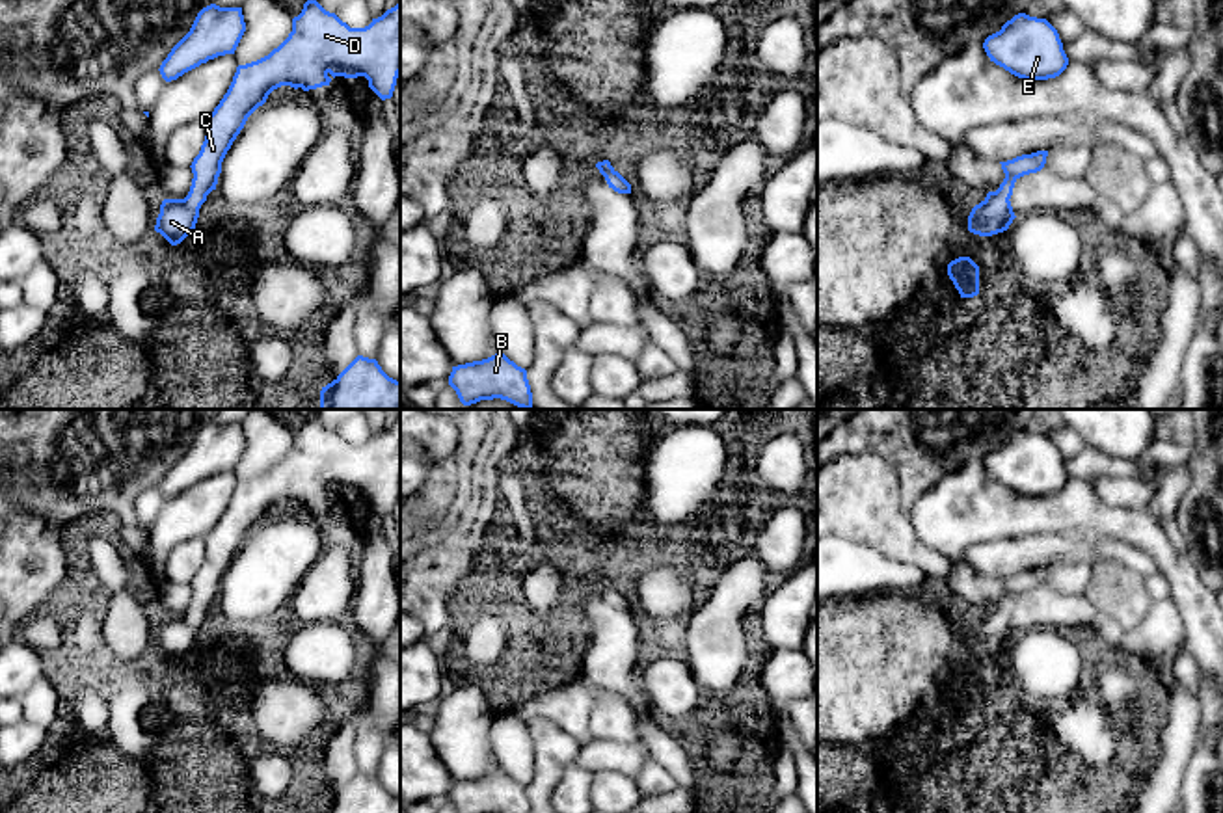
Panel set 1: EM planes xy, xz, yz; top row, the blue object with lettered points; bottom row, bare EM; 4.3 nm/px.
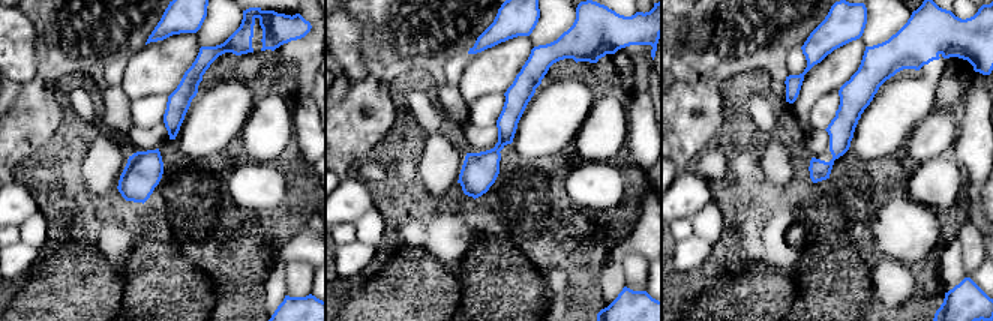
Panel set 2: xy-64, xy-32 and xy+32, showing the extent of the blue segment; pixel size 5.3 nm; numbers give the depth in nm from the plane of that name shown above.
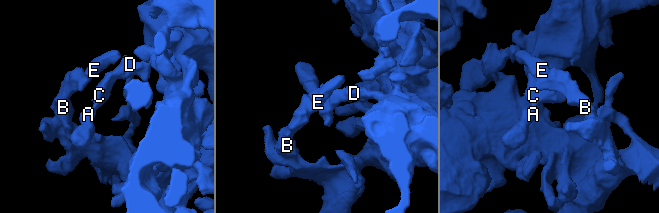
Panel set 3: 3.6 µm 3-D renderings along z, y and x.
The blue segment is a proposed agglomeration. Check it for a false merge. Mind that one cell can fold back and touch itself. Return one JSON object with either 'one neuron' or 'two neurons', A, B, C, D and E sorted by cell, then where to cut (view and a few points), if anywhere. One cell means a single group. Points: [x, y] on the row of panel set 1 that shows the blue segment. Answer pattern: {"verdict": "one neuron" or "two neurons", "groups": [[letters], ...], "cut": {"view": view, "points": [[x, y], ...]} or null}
{"verdict": "one neuron", "groups": [["A", "B", "C", "D", "E"]], "cut": null}

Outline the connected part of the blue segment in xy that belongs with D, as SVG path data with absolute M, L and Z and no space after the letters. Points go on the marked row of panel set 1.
M307 0L292 32L268 56L238 65L233 82L203 121L207 136L192 162L192 186L184 199L164 199L155 231L171 246L194 229L207 195L216 190L222 162L248 117L268 95L290 86L303 91L329 86L335 76L365 76L382 99L391 99L400 74L400 2L365 28L350 28L316 0Z

